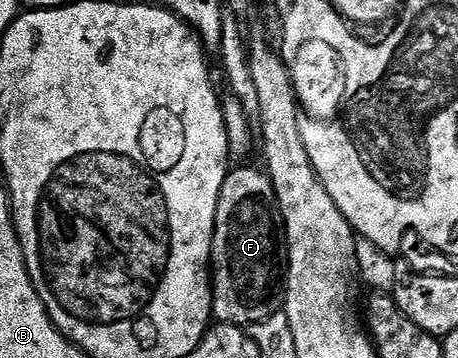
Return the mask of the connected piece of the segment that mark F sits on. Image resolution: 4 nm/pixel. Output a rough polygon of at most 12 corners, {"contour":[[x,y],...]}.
{"contour":[[232,168],[211,244],[211,312],[250,327],[285,301],[271,178]]}

